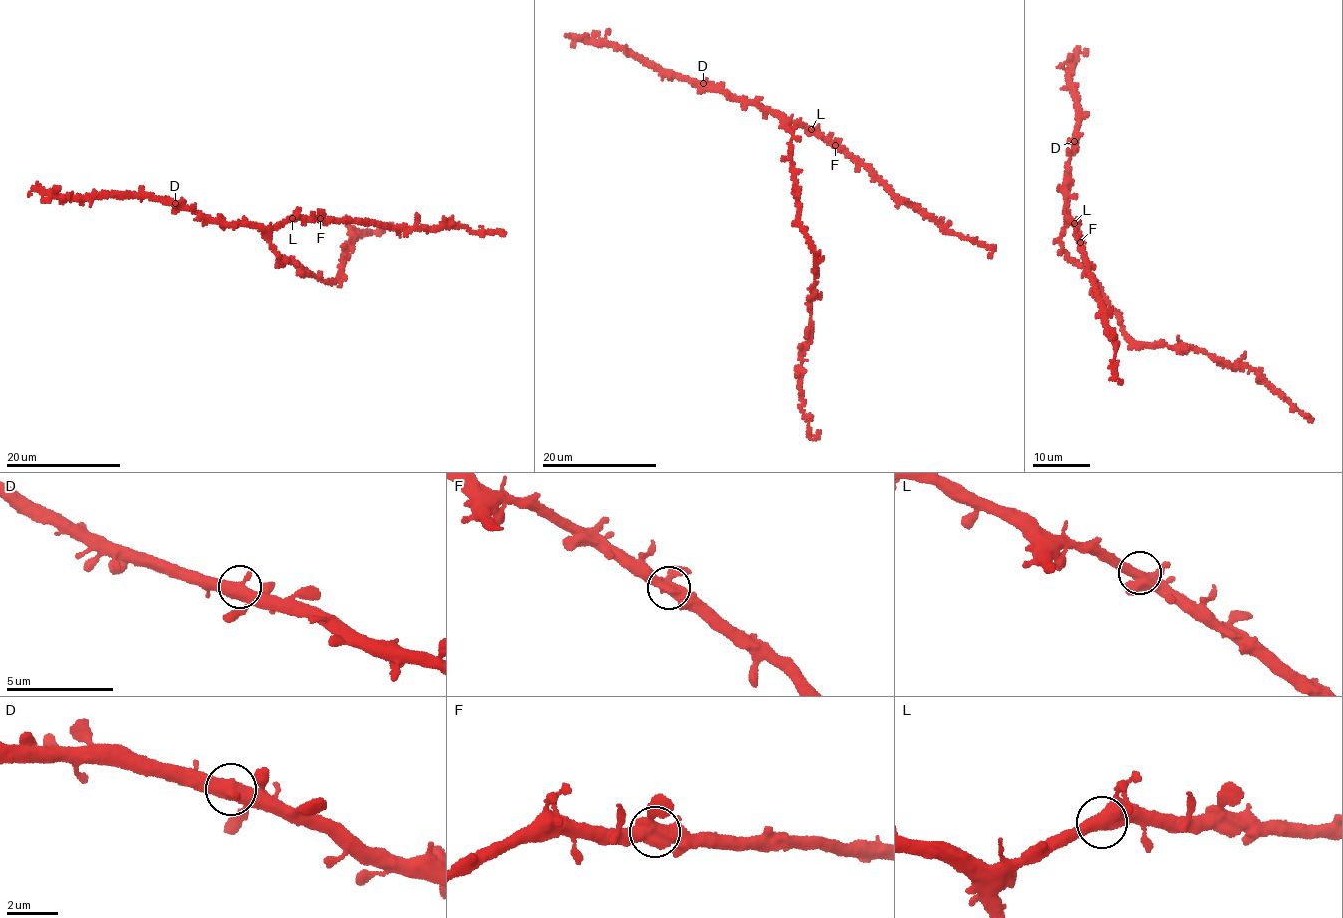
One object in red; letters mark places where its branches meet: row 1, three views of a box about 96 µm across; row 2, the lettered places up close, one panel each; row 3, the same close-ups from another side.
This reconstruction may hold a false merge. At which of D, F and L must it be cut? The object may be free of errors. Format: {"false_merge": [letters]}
{"false_merge": []}

